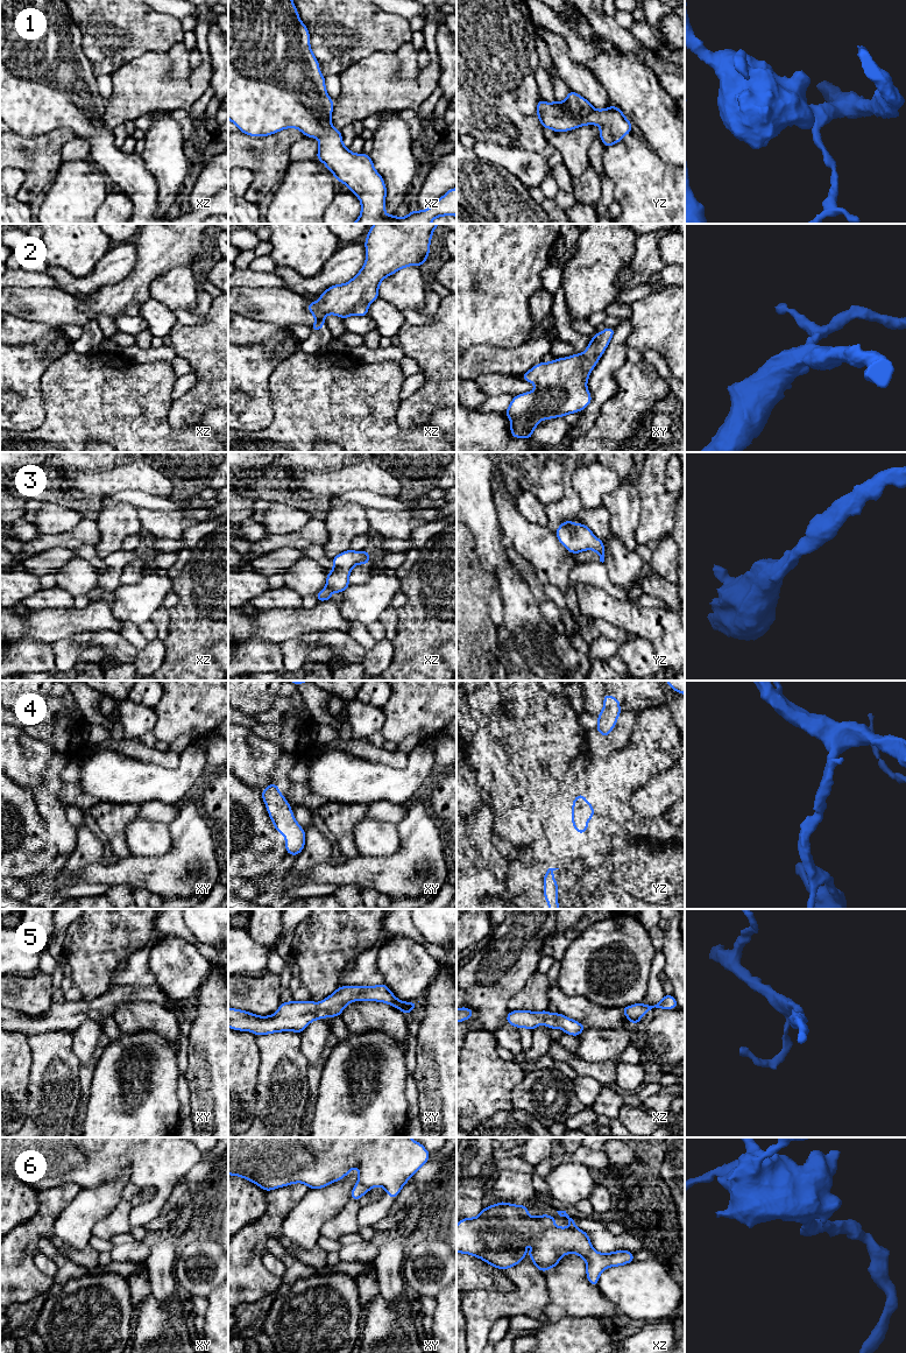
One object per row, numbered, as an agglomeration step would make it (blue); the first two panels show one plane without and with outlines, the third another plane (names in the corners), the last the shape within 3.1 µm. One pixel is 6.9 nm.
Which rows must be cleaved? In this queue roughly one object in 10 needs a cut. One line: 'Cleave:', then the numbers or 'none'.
Cleave: none

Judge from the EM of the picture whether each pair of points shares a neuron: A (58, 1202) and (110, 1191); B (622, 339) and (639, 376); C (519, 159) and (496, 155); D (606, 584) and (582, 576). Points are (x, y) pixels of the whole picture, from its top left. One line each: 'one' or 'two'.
A: two
B: two
C: one
D: one

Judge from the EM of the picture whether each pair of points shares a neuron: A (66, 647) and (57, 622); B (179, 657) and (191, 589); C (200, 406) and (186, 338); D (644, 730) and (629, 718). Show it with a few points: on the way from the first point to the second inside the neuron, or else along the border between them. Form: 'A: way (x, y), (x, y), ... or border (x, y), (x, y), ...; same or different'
A: border (69, 638), (56, 640), (51, 643); different
B: way (184, 640), (191, 633), (191, 606); same
C: way (203, 389), (203, 354); same
D: border (636, 716), (630, 739), (622, 746); different

